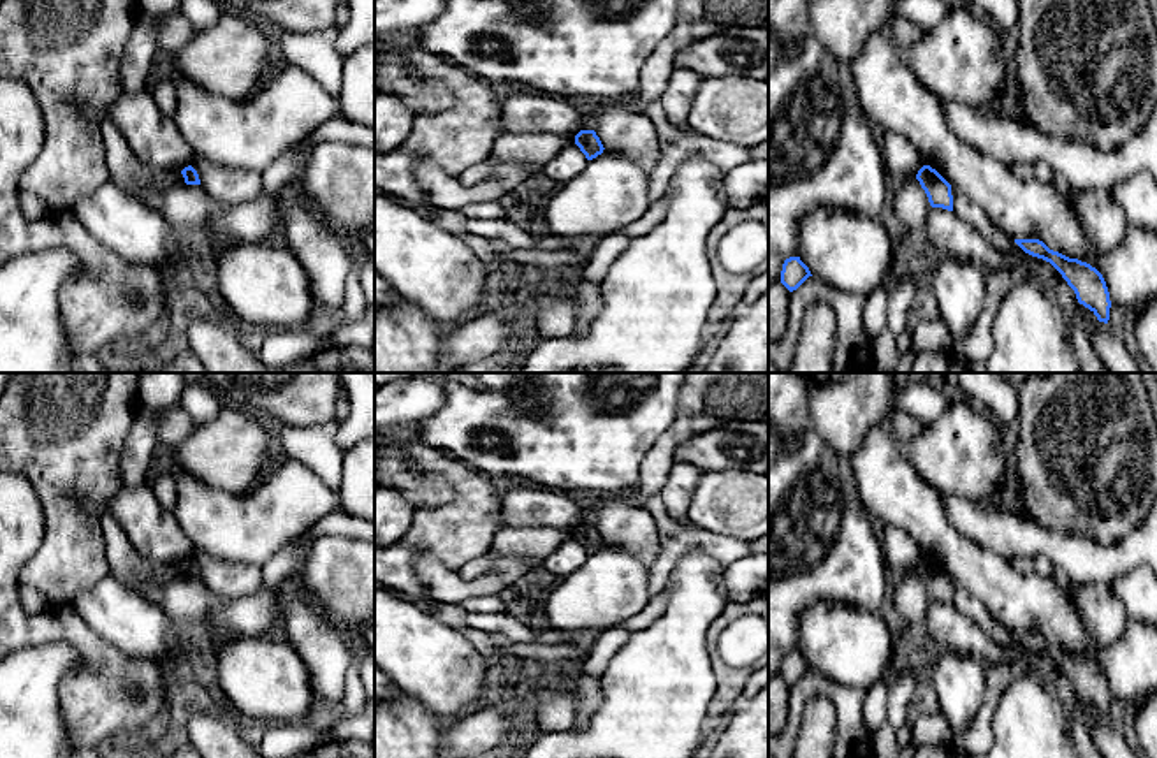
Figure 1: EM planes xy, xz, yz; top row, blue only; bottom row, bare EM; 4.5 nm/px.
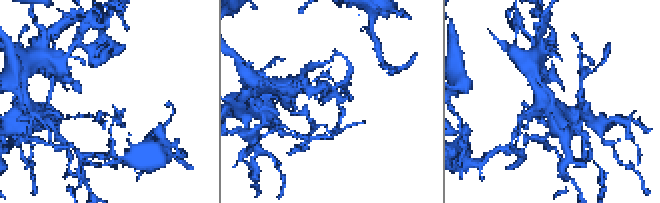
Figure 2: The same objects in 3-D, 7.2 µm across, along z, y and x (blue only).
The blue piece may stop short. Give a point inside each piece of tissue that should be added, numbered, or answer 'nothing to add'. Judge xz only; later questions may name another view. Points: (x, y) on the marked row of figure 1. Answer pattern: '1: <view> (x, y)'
nothing to add

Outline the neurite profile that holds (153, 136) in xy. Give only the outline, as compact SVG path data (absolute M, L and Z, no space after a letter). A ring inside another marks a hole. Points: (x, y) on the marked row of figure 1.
M146 88L123 95L106 109L100 125L106 123L118 127L141 162L162 171L183 171L192 165L193 151L174 116L162 113Z

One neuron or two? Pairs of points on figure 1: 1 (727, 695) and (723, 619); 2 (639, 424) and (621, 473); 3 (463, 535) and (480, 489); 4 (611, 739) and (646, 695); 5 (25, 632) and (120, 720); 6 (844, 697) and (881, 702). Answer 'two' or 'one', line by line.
1: one
2: one
3: one
4: one
5: one
6: two

